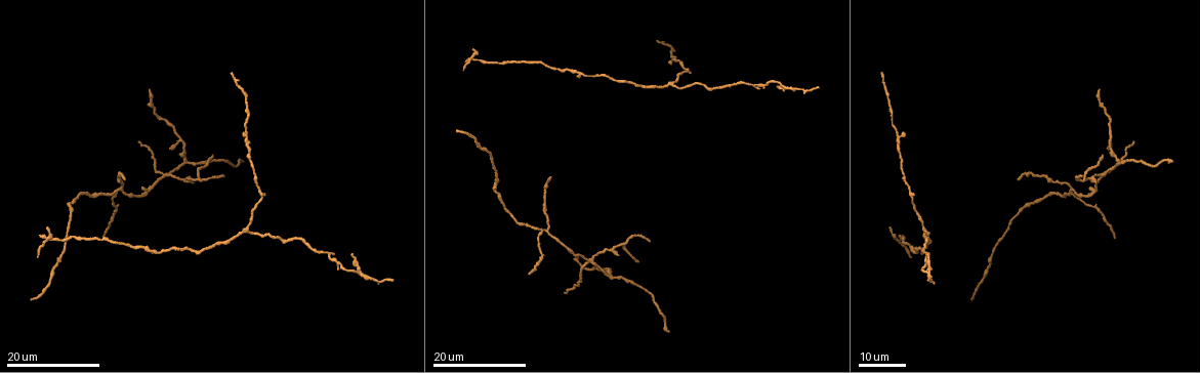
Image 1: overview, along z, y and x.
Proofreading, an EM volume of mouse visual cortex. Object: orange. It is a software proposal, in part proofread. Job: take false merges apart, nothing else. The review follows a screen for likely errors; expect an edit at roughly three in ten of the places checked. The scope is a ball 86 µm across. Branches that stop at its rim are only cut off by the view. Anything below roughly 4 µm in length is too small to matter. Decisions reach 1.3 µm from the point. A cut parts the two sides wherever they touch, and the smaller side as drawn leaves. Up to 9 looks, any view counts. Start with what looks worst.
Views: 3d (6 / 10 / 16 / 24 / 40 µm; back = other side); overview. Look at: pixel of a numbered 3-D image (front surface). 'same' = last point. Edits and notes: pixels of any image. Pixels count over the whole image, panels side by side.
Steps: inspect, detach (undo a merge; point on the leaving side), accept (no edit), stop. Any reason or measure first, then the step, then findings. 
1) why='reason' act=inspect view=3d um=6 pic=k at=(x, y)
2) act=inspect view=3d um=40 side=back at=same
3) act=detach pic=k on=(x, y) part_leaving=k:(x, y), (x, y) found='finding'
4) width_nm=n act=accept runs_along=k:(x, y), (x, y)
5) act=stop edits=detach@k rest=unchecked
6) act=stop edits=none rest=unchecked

why='looks like a crossing' act=inspect view=3d um=16 pic=1 at=(593, 258)

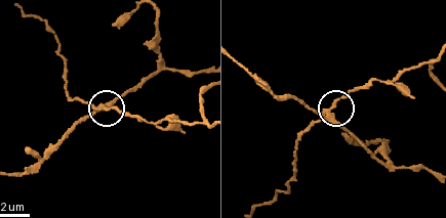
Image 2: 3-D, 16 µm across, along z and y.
act=inspect view=3d um=10 pic=2 at=(331, 112)

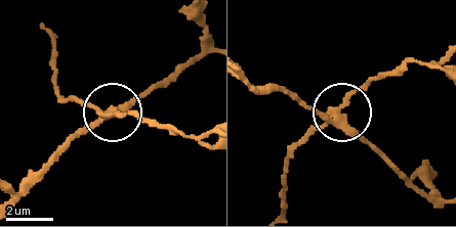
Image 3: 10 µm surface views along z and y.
act=detach pic=3 on=(75, 101) part_leaving=3:(106, 115), (132, 115), (192, 138), (209, 134) found='a second neuron is stuck on'

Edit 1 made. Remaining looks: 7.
act=inspect view=overview

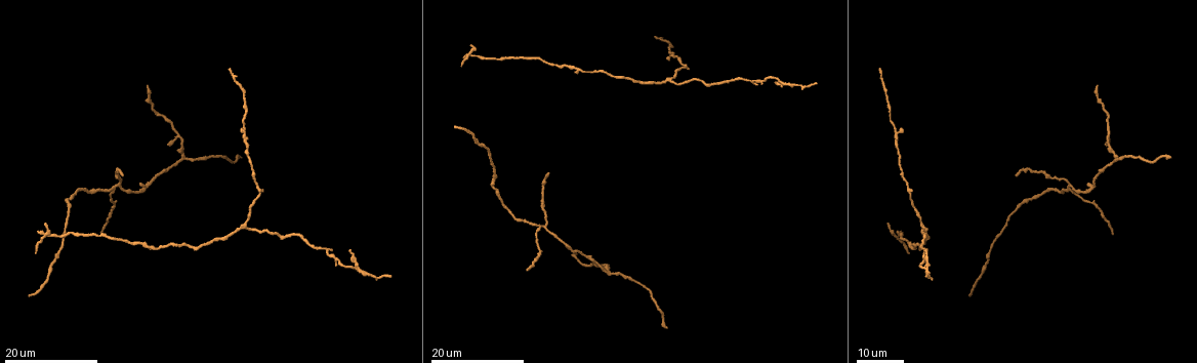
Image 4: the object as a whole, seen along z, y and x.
why='two arms in line, one across' act=inspect view=3d um=16 pic=4 at=(115, 188)

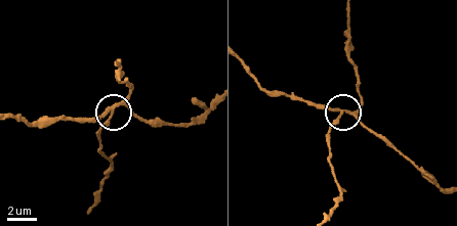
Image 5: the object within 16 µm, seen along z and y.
act=inspect view=3d um=6 pic=5 at=(341, 115)

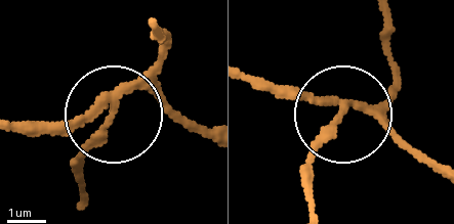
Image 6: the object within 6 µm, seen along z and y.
side_arm_um=16 act=detach pic=6 on=(91, 141) part_leaving=6:(114, 107), (84, 157), (84, 186) found='two neurons meet here'

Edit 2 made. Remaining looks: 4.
why='calibre changes' act=inspect view=3d um=16 pic=4 at=(895, 134)

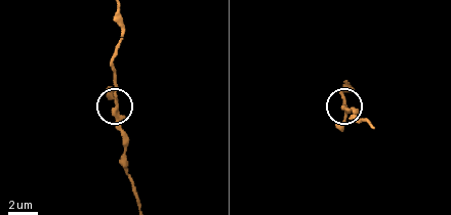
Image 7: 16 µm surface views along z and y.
why='closer look' act=inspect view=3d um=6 pic=7 at=(114, 101)

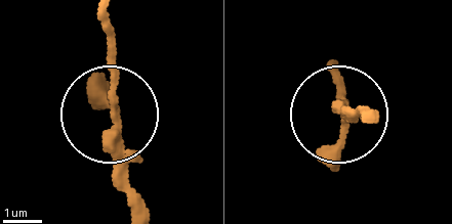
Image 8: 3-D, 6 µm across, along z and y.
width_nm=200 act=accept runs_along=8:(135, 208), (109, 25) found='all the same neuron'

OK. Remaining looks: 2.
why='thin arm on a thick one' act=inspect view=3d um=24 pic=4 at=(246, 227)

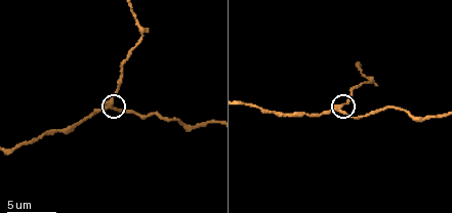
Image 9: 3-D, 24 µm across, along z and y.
act=inspect view=3d um=6 pic=9 at=(109, 105)

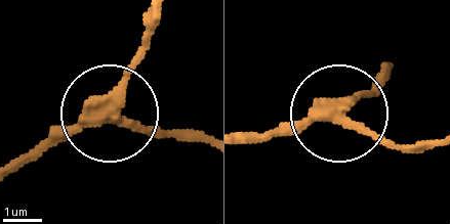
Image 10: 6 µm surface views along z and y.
width_nm=320 act=accept runs_along=10:(13, 171), (112, 113), (187, 138) found='continuous, no second neuron'

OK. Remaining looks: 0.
act=stop edits=detach@3,detach@6 rest=unchecked

